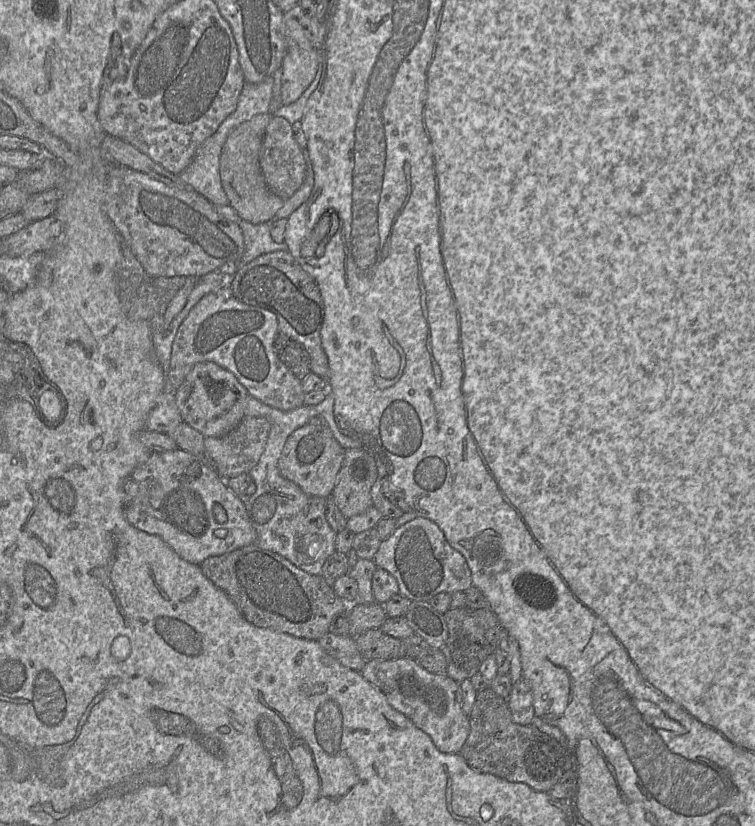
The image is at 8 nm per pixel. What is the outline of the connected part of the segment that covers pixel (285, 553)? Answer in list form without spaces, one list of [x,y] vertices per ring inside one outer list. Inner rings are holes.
[[[329,392],[317,405],[303,405],[290,411],[275,409],[249,395],[245,414],[264,417],[271,423],[264,452],[259,462],[248,472],[256,490],[253,495],[243,497],[246,511],[257,534],[255,545],[279,554],[309,574],[320,575],[327,558],[336,552],[334,543],[337,533],[330,527],[325,515],[327,499],[306,495],[299,486],[284,478],[279,471],[278,460],[289,435],[316,415],[325,418],[334,437],[345,450],[362,448],[362,443],[340,431],[334,415],[334,397]]]

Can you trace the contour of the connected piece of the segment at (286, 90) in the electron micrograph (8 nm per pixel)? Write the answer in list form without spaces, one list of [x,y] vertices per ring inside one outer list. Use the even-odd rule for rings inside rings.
[[[289,42],[282,61],[281,100],[283,105],[295,102],[314,80],[319,70],[319,51],[311,43]]]

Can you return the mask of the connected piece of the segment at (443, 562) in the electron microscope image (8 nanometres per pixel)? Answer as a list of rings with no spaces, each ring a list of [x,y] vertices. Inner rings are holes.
[[[415,517],[399,526],[388,539],[383,540],[373,562],[395,578],[399,594],[410,601],[428,602],[437,594],[451,595],[472,586],[471,573],[464,557],[450,546],[433,521],[423,517]]]

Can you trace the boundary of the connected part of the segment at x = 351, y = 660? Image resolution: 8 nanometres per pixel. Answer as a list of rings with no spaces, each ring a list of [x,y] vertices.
[[[328,632],[317,641],[324,651],[340,664],[360,672],[367,661],[361,655],[354,638]]]

